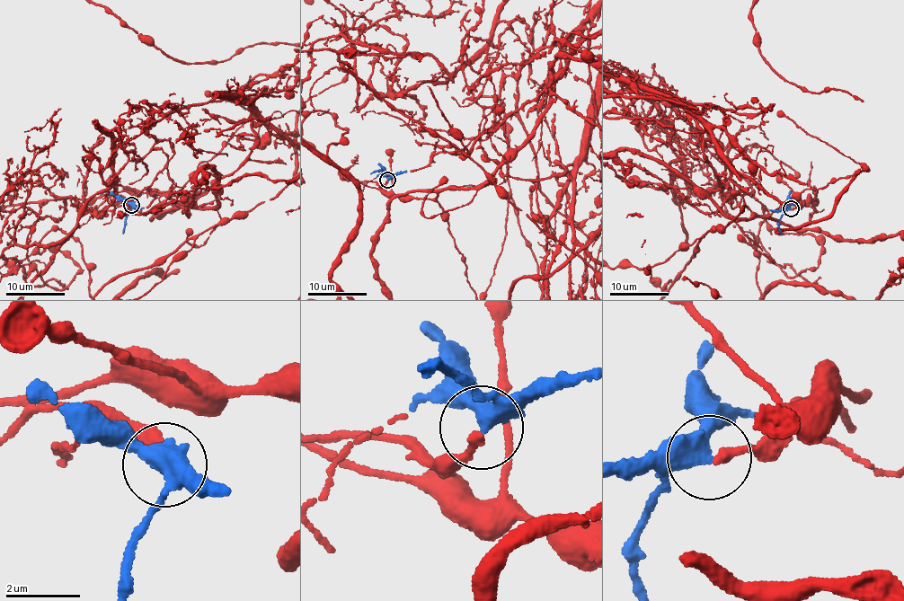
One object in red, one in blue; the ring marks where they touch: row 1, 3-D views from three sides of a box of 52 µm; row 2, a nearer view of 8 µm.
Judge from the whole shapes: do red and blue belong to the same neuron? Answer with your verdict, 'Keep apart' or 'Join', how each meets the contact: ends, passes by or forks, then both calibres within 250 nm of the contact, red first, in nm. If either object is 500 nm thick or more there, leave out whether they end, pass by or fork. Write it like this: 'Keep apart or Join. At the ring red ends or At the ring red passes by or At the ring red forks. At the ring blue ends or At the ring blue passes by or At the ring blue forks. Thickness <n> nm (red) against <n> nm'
Join. At the ring red ends. At the ring blue passes by. Thickness 240 nm (red) against 440 nm

